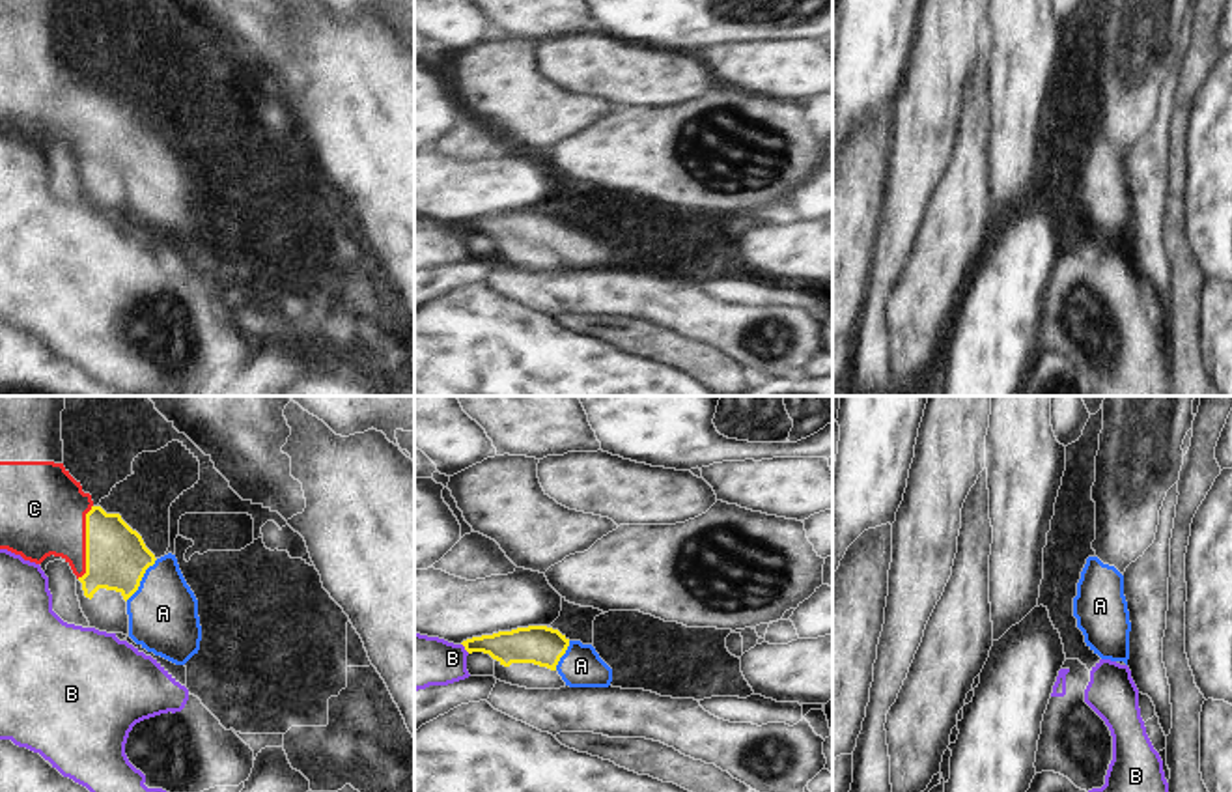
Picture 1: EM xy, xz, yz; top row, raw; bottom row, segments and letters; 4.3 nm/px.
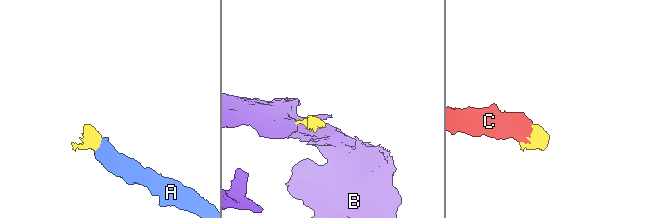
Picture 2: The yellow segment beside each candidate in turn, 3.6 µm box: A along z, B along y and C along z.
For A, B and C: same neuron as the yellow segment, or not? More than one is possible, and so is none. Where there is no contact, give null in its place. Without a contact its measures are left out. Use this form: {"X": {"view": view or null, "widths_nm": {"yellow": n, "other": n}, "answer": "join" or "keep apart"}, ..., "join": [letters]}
{"A": {"view": "xy", "widths_nm": {"yellow": 280, "other": 300}, "answer": "join"}, "B": {"view": "xz", "widths_nm": {"yellow": 160, "other": 240}, "answer": "keep apart"}, "C": {"view": "xy", "widths_nm": {"yellow": 280, "other": 380}, "answer": "join"}, "join": ["A", "C"]}

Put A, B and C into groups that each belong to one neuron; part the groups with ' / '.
A C / B

